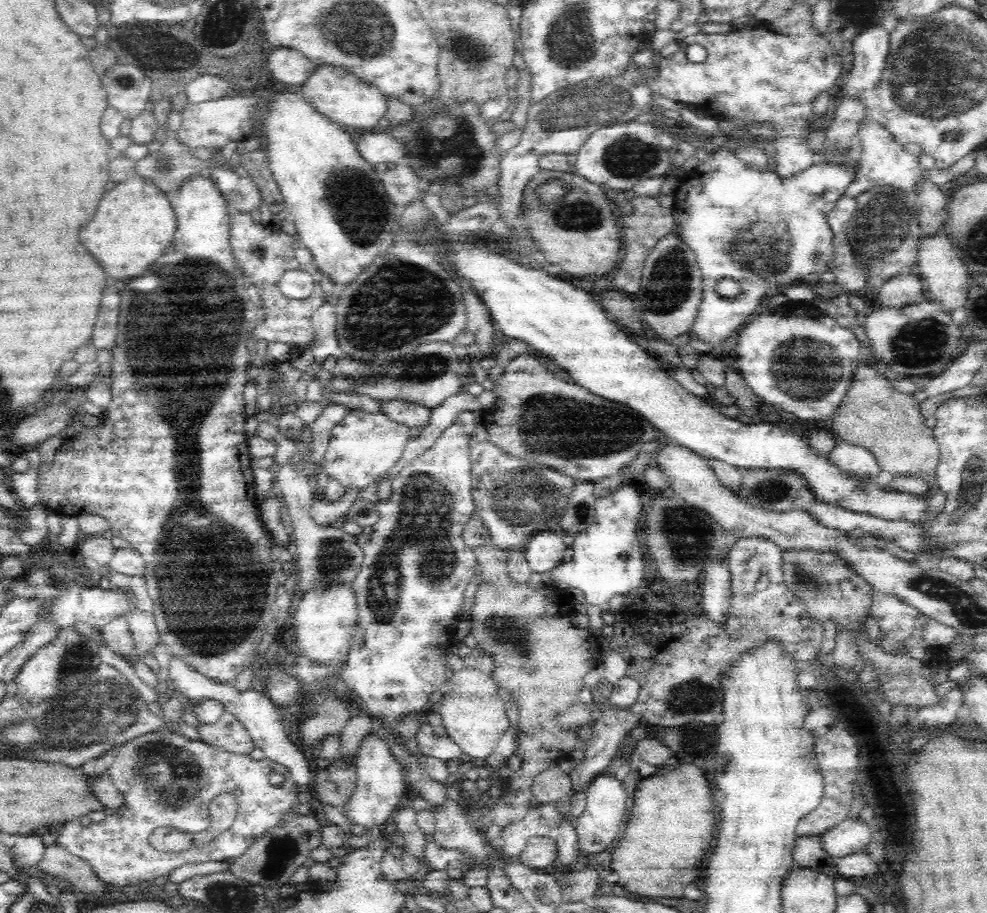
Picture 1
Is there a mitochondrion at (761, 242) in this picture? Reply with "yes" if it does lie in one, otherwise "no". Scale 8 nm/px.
yes

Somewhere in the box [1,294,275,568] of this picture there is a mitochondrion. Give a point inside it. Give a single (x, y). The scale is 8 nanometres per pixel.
(189, 512)

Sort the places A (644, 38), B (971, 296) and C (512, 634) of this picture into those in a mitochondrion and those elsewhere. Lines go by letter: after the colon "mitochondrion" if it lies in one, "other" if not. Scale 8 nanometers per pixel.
A: other
B: other
C: mitochondrion

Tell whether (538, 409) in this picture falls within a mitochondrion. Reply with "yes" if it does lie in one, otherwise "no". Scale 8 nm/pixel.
yes

